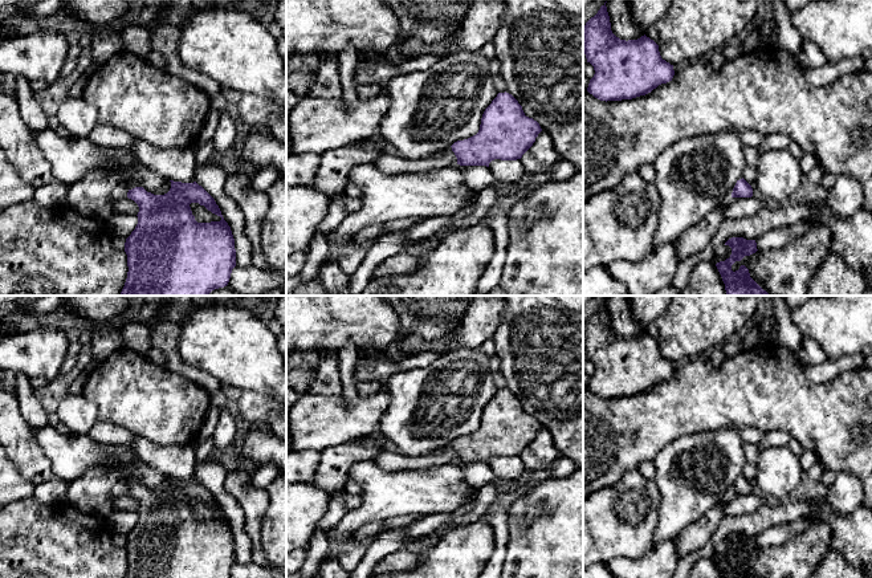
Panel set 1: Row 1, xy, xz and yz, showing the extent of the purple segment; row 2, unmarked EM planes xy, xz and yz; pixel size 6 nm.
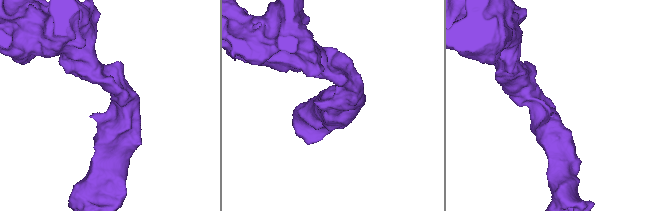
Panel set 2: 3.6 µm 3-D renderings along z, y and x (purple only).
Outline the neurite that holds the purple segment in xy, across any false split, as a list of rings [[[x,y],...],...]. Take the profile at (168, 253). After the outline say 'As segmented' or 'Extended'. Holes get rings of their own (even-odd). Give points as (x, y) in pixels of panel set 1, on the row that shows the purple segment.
[[[170,182],[171,188],[164,195],[154,195],[143,187],[135,187],[127,192],[127,198],[138,204],[139,212],[138,224],[125,243],[129,272],[121,296],[208,296],[212,290],[224,288],[229,282],[232,269],[236,266],[235,239],[219,205],[196,182]],[[191,203],[204,205],[221,220],[197,223],[192,215]]]. As segmented

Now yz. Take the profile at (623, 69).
[[[606,3],[584,25],[583,53],[595,70],[587,91],[606,102],[645,95],[675,76],[653,40],[644,34],[626,41],[612,33]]]. As segmented

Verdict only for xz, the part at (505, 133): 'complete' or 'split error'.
complete

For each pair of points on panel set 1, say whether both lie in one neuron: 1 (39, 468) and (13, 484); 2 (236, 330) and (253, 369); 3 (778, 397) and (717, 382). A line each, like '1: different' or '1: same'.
1: different
2: same
3: same

